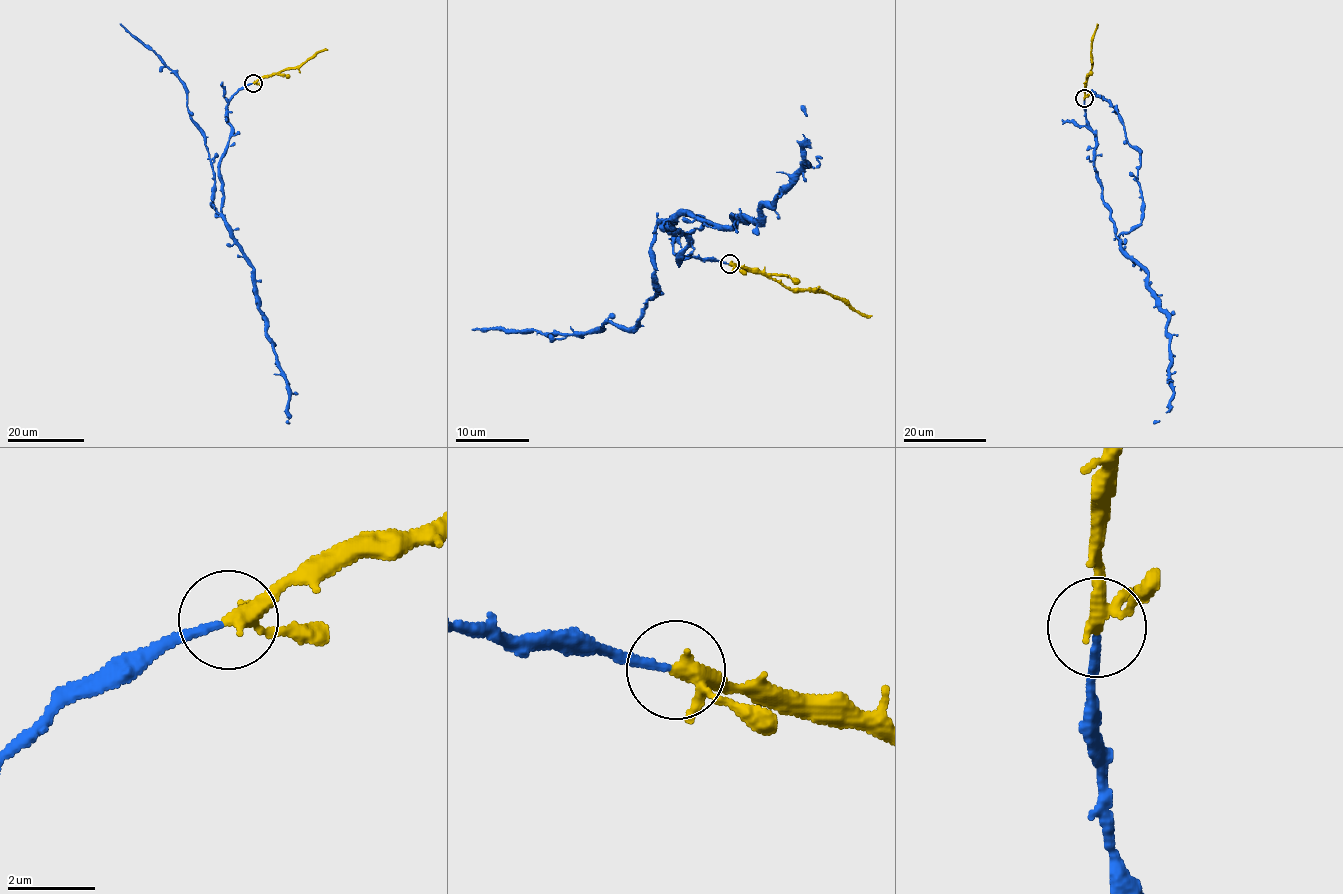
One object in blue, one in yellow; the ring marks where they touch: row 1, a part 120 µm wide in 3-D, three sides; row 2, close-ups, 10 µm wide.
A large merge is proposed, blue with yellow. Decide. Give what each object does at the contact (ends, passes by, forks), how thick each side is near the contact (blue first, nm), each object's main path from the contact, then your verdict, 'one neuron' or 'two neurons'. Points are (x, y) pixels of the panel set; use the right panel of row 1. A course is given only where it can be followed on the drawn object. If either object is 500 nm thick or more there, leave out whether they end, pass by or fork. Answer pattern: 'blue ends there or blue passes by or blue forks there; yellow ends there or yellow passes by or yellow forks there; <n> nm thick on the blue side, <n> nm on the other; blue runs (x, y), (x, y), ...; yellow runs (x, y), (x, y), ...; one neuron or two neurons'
blue ends there; yellow forks there; 180 nm thick on the blue side, 240 nm on the other; blue runs (1085, 98), (1098, 181), (1119, 241), (1140, 223), (1140, 151), (1128, 143), (1111, 103), (1092, 90); yellow runs (1085, 98), (1085, 82), (1091, 66), (1092, 37), (1097, 24); one neuron

